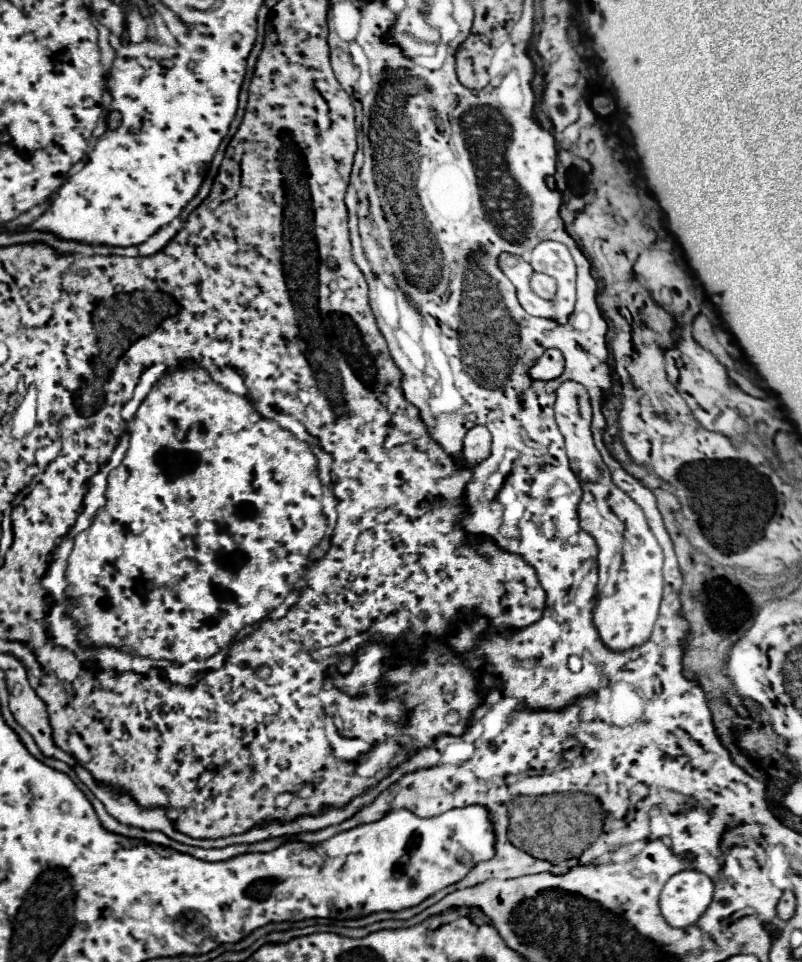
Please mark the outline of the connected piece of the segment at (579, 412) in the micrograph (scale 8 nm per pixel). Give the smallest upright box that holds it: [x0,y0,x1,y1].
[554,382,608,472]

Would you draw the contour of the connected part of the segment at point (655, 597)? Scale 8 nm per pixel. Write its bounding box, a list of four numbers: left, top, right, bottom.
[592,488,662,652]

